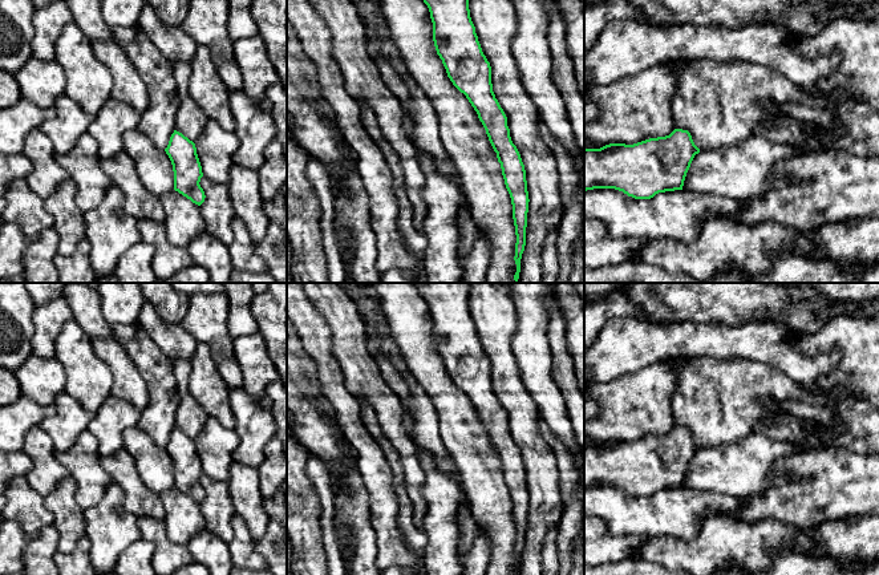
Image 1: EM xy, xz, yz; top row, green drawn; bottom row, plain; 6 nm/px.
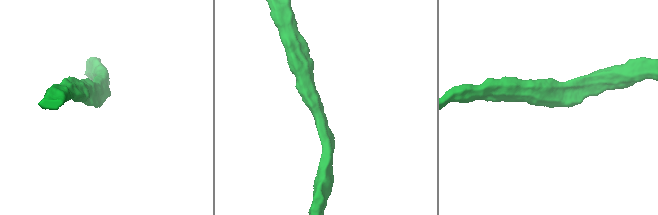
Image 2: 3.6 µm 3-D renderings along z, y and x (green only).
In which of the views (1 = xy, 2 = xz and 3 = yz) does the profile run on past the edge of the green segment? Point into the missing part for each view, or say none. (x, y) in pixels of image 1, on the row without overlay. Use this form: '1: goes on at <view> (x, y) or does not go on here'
1: does not go on here
2: does not go on here
3: does not go on here

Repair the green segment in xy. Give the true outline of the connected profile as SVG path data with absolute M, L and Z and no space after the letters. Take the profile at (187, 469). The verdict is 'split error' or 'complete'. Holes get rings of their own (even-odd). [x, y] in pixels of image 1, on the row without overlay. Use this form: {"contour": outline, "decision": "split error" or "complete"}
{"contour": "M174 428L165 449L173 462L174 487L200 503L206 493L199 482L203 470L195 441Z", "decision": "complete"}

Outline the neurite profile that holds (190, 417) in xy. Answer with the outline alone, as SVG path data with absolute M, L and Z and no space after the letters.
M174 360L173 372L177 380L177 390L181 397L179 406L175 413L175 428L195 440L210 416L195 401L189 390L189 377L191 374L190 360Z

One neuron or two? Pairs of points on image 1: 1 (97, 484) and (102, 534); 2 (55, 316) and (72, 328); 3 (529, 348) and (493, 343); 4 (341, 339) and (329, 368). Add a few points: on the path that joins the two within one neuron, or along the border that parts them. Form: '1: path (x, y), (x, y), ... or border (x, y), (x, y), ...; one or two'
1: border (113, 482), (106, 488), (102, 498), (84, 511); two
2: border (72, 319), (63, 327), (56, 341), (55, 353); two
3: border (515, 315), (511, 351), (522, 375); two
4: border (327, 326), (331, 351), (345, 385); two

